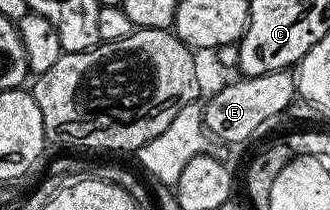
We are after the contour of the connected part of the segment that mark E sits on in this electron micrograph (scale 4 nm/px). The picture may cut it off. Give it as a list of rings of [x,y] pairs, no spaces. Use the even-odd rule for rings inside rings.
[[[274,70],[256,78],[246,76],[223,86],[203,109],[203,124],[208,135],[223,142],[243,142],[254,130],[259,130],[270,118],[275,118],[291,101],[296,101],[294,77],[287,70]]]

